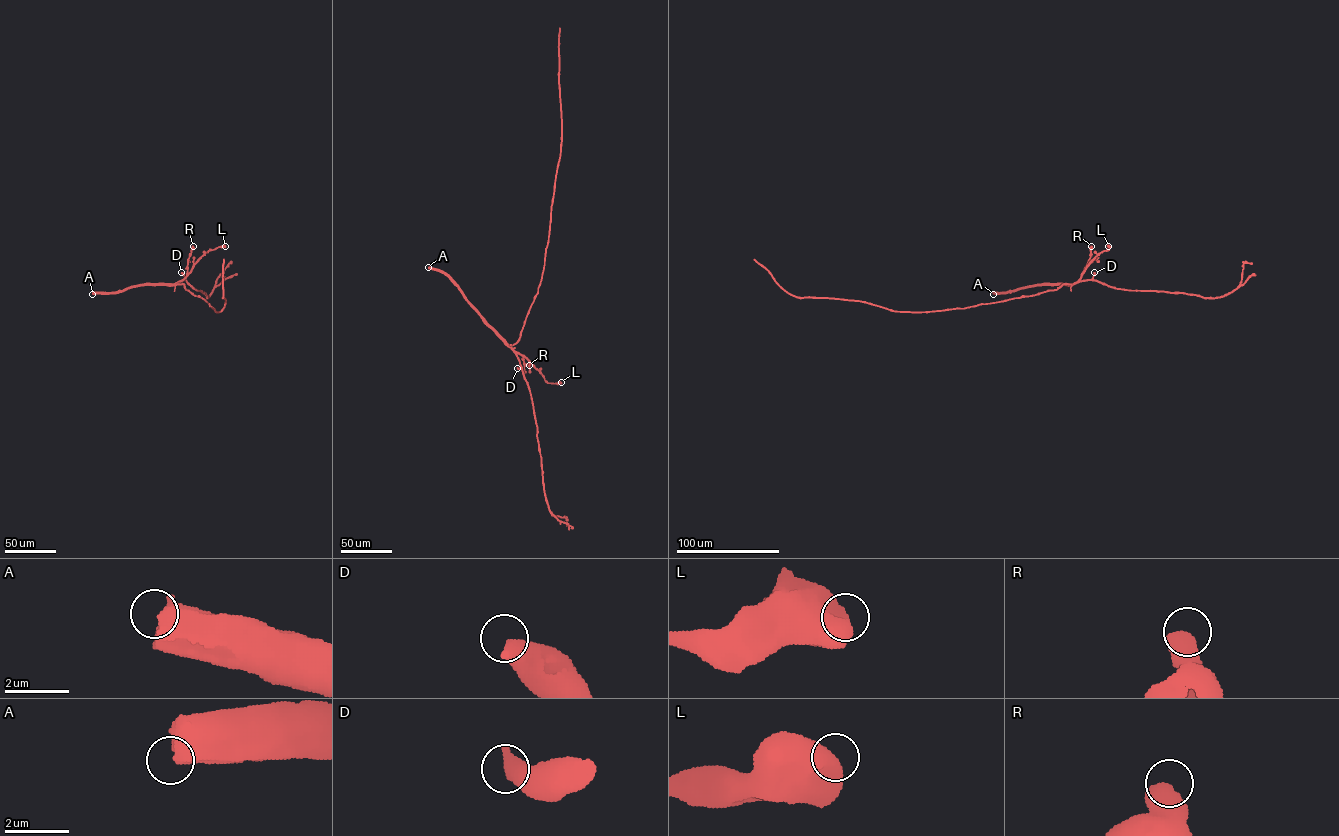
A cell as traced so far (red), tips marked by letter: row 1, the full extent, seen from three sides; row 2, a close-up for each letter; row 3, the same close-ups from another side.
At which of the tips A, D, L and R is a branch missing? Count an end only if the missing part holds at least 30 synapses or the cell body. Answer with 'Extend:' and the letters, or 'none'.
Extend: none

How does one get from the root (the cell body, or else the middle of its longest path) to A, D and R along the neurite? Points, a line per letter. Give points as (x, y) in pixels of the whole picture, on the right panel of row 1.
A: (1066, 285), (1035, 284), (993, 294)
D: (1066, 285), (1091, 280), (1094, 272)
R: (1066, 285), (1074, 284), (1081, 277), (1091, 246)

